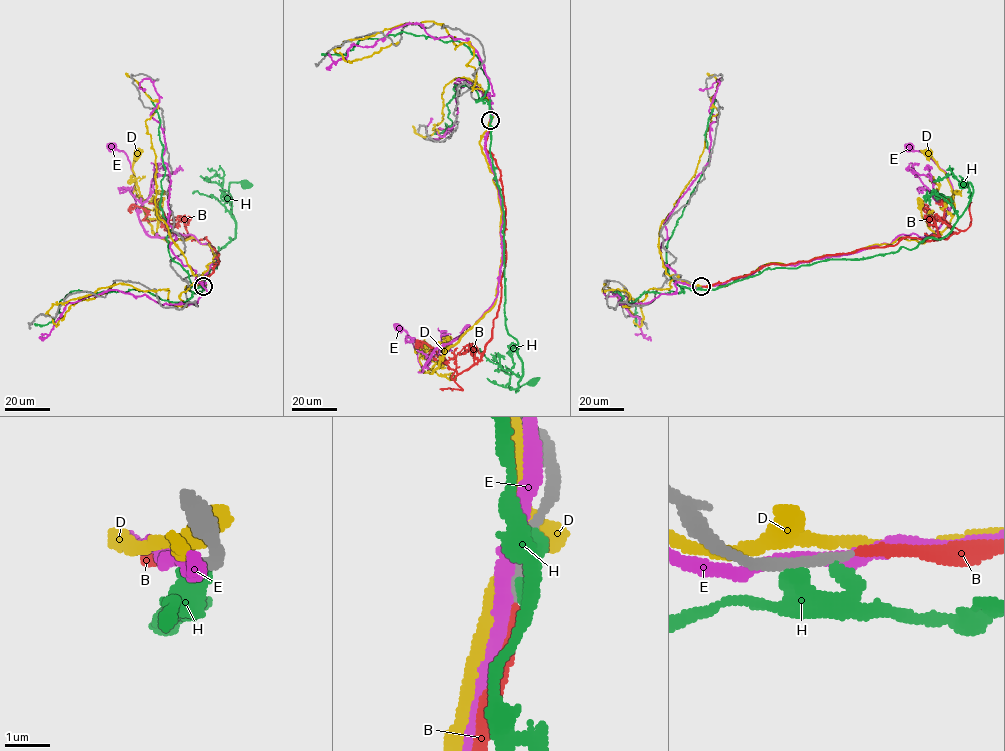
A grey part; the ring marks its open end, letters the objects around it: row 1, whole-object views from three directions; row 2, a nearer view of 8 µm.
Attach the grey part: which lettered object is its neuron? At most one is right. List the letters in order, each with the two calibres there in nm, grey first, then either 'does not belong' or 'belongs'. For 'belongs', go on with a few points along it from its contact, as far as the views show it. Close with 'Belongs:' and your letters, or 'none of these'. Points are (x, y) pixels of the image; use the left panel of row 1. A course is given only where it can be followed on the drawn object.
B: calibres 220 and 240 nm; belongs; course (204, 286), (198, 280), (219, 254), (206, 237), (143, 220), (137, 206), (130, 212)
D: calibres 260 and 300 nm; does not belong
E: calibres 320 and 280 nm; does not belong
H: calibres 320 and 440 nm; does not belong
Belongs: B

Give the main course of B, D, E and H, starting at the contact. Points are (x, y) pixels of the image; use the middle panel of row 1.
B: (491, 120), (485, 148), (500, 171), (506, 252), (491, 339), (459, 373), (436, 360), (424, 343), (417, 344)
D: (491, 119), (479, 145), (494, 175), (501, 215), (495, 304), (431, 373), (424, 373), (419, 362), (424, 347)
E: (491, 117), (485, 150), (503, 215), (493, 304), (437, 347), (422, 371), (410, 338), (397, 327)
H: (491, 117), (490, 156), (504, 221), (505, 324), (517, 341), (522, 365), (515, 392), (532, 382)

